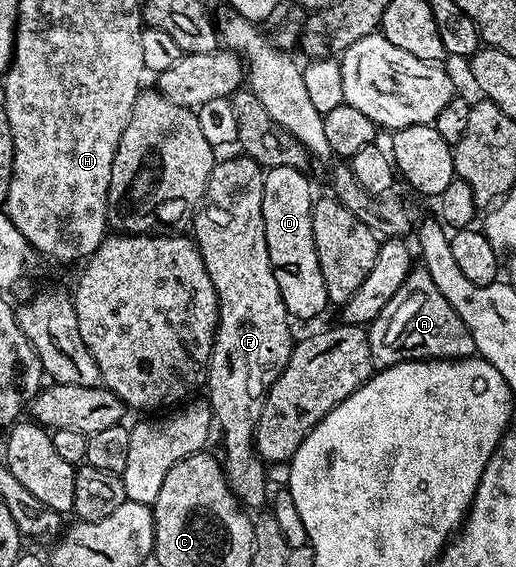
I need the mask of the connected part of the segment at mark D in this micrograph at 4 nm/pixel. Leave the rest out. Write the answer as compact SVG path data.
M271 166L263 173L264 236L268 240L268 256L280 296L291 319L314 318L328 307L330 297L324 288L324 276L320 272L320 260L316 256L316 240L312 236L312 208L315 195L310 195L307 175L296 168Z

